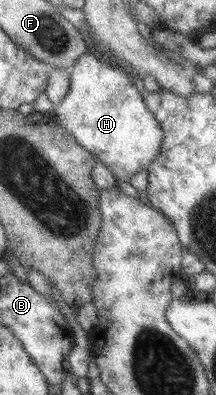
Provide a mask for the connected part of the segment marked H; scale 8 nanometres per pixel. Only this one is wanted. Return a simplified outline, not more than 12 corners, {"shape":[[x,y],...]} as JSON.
{"shape":[[95,51],[54,112],[122,181],[165,131],[133,75]]}

